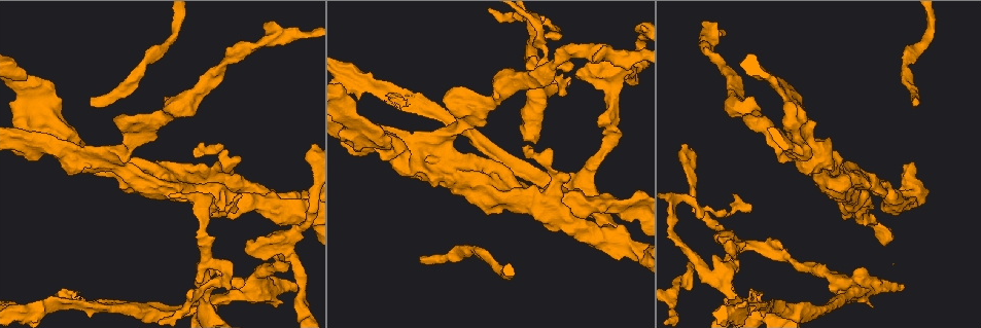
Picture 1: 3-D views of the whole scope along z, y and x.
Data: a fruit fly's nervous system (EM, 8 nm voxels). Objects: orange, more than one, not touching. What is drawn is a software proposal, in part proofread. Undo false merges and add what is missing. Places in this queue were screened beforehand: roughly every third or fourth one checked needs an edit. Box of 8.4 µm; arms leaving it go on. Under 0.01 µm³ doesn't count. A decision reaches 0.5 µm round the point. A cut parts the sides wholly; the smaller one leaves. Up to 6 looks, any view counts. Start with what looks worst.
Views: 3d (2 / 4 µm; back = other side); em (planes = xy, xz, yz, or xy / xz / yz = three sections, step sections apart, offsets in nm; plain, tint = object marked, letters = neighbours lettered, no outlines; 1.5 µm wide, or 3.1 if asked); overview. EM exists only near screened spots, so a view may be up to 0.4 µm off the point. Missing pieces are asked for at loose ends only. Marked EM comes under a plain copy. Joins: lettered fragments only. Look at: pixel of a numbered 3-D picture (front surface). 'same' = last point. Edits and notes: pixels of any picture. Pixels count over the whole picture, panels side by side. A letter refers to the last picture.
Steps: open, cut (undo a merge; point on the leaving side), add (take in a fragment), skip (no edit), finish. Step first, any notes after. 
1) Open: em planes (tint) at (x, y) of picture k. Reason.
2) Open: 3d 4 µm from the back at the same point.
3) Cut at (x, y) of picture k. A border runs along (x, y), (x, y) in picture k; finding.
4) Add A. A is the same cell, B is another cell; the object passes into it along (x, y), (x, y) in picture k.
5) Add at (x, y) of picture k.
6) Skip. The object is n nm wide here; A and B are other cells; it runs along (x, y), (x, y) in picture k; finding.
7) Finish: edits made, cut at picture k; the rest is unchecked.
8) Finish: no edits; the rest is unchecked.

Open: em planes (letters) at (241, 195) of picture 1. Branch stops here.

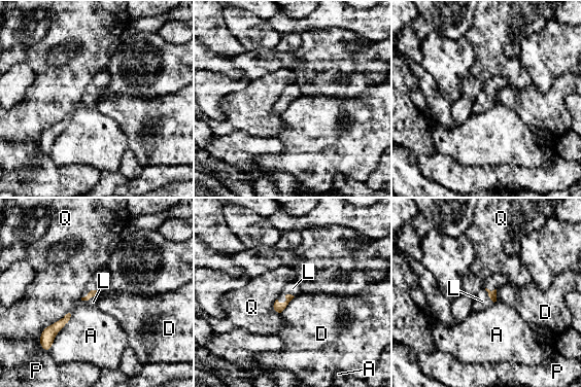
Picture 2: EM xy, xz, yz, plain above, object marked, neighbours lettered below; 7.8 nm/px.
Add L. L is the same cell, A, D, P and Q are other cells; the object passes into it along (92, 293), (90, 297), (93, 302) in picture 2; the neuron continues.

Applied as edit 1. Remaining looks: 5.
Open: em planes (letters) at (550, 168) of picture 1. Sharp bend.

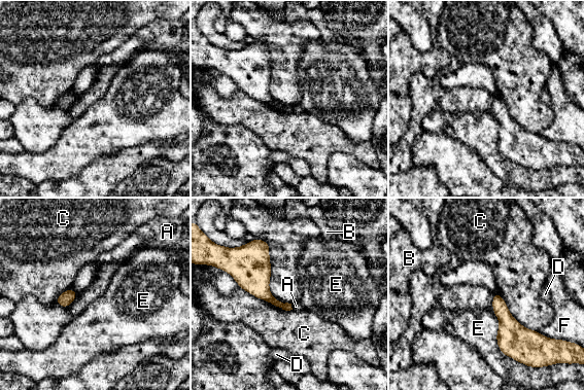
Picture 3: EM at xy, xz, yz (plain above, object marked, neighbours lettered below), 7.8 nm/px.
Skip. The longest contact is with E, 460 nm; A, B, C, D, E and F are other cells; continuous, no second neuron.

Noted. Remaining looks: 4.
Finish: edits made, add at picture 2; the rest is unchecked.

